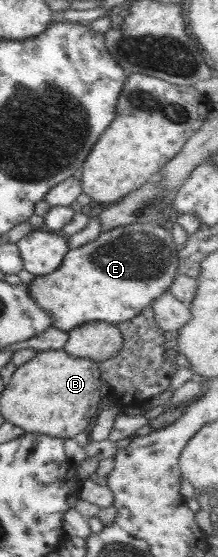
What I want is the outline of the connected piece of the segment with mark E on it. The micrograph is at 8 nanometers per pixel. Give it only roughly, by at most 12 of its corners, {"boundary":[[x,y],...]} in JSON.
{"boundary":[[135,223],[69,249],[28,293],[53,326],[117,325],[168,291],[178,251]]}

